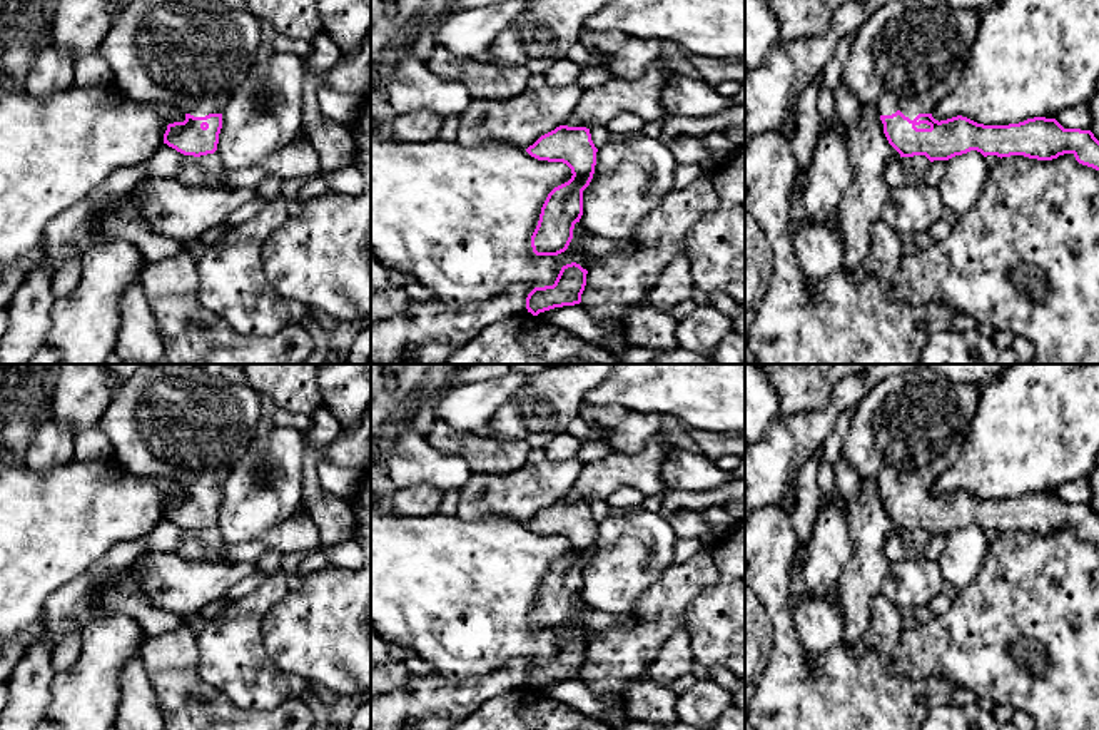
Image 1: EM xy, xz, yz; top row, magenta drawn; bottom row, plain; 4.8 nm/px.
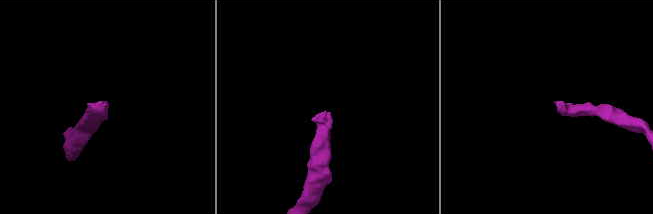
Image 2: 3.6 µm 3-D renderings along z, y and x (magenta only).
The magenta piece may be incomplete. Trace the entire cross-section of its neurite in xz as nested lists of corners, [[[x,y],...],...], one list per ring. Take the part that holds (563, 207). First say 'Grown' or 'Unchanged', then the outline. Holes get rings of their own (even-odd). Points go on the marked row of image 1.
Unchanged. [[[560,125],[541,135],[526,152],[538,160],[563,162],[573,174],[548,194],[531,236],[536,256],[558,256],[568,249],[575,224],[583,215],[583,190],[593,179],[598,149],[590,129]]]

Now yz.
Grown. [[[900,0],[880,7],[855,32],[842,82],[862,105],[874,105],[889,144],[900,157],[925,155],[930,162],[949,160],[970,150],[984,157],[1024,155],[1052,160],[1072,154],[1082,165],[1099,170],[1099,140],[1091,130],[1064,129],[1056,119],[1034,117],[1009,125],[984,125],[957,115],[935,120],[932,110],[960,80],[974,45],[980,15],[952,8],[942,0]]]

